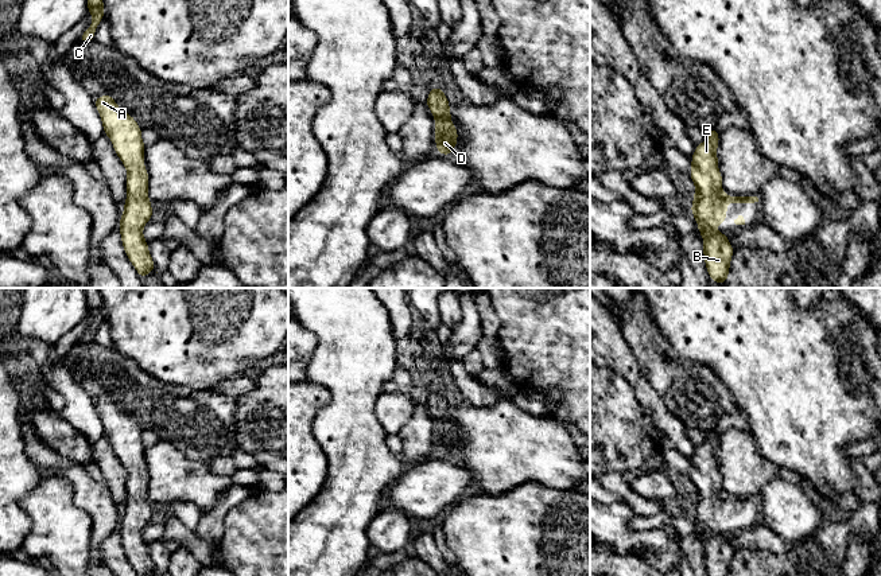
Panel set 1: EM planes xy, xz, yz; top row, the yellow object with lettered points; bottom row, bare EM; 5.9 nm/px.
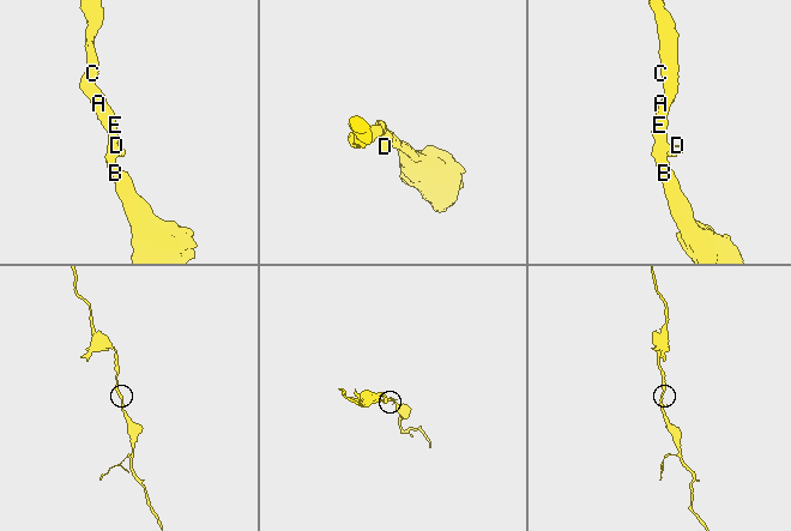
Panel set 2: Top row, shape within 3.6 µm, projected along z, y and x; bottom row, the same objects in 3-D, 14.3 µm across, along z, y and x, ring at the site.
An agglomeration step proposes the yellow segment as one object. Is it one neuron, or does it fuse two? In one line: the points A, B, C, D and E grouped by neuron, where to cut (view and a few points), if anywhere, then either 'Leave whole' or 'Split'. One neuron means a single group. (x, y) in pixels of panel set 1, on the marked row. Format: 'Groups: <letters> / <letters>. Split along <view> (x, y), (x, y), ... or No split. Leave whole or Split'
Groups: A B C D E. No split. Leave whole

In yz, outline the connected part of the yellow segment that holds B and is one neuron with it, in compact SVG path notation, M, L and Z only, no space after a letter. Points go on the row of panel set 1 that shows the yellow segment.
M715 127L707 129L709 137L695 145L691 156L690 178L695 183L694 205L688 206L698 222L698 231L703 237L703 256L709 277L717 284L726 285L729 266L734 248L727 234L714 229L726 221L727 203L754 203L757 196L725 195L722 190L722 174L718 170L717 147L719 133Z

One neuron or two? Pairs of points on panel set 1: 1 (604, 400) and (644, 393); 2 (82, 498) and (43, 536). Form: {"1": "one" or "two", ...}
{"1": "two", "2": "two"}

